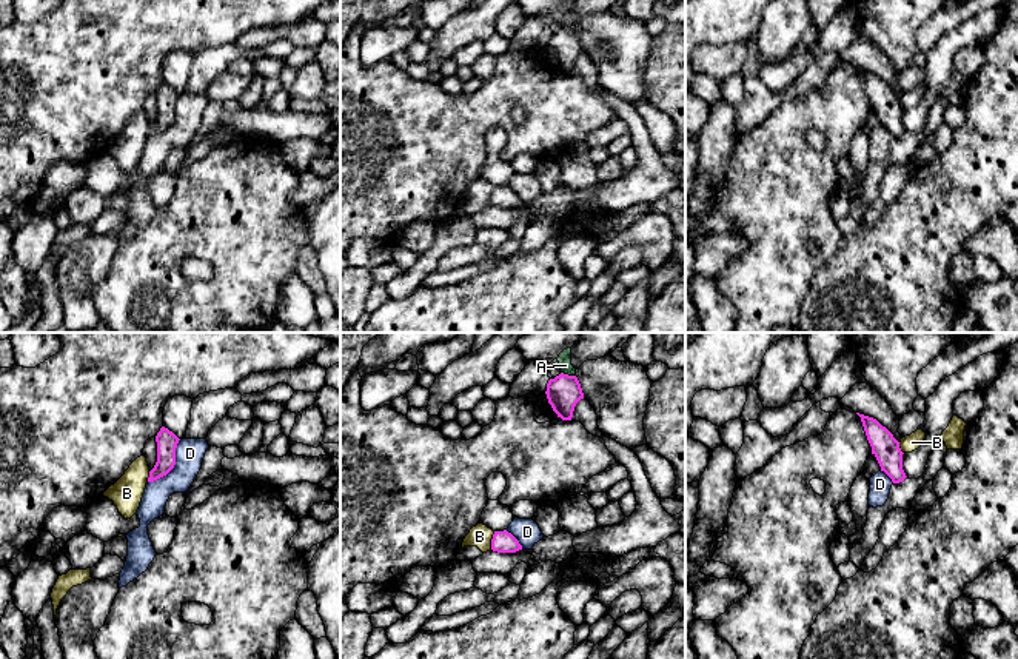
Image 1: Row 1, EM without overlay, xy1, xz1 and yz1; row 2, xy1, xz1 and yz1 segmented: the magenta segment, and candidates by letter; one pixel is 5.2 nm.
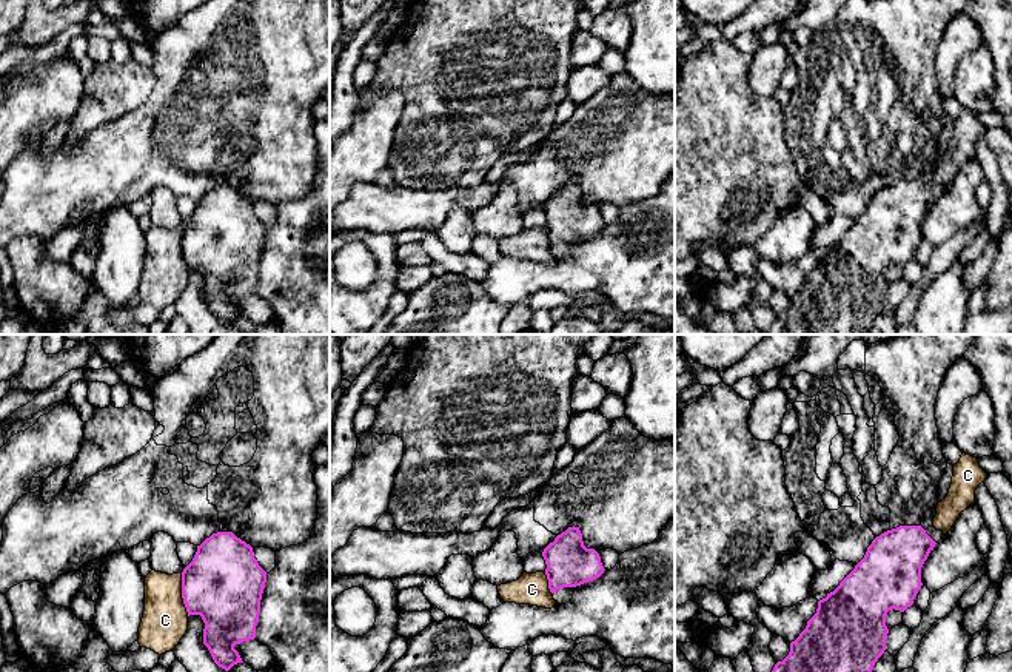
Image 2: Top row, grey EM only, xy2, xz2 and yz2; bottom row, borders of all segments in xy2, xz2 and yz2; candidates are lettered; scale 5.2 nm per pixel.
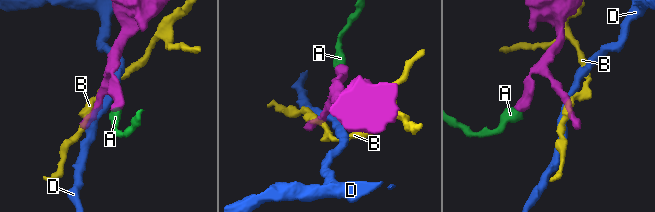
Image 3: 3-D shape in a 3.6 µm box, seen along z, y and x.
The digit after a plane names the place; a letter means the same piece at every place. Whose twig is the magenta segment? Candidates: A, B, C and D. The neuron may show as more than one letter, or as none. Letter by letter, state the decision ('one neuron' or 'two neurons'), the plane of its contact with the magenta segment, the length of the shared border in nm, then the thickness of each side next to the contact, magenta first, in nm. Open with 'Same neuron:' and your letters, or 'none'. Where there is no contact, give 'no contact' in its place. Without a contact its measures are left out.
Same neuron: none
A: two neurons; contact in xz1; length 80 nm; calibres 180 and 70 nm
B: two neurons; contact in xz1; length 100 nm; calibres 110 and 120 nm
C: two neurons; contact in xy2; length 220 nm; calibres 420 and 240 nm
D: two neurons; contact in xy1; length 280 nm; calibres 110 and 150 nm

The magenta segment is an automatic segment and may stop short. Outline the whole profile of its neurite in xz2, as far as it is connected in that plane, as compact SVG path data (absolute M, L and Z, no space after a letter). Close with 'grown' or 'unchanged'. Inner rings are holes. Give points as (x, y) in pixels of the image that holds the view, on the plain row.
M575 180L558 190L542 211L548 244L558 259L567 259L578 240L599 233L605 225L599 208L584 200L582 188Z; grown

